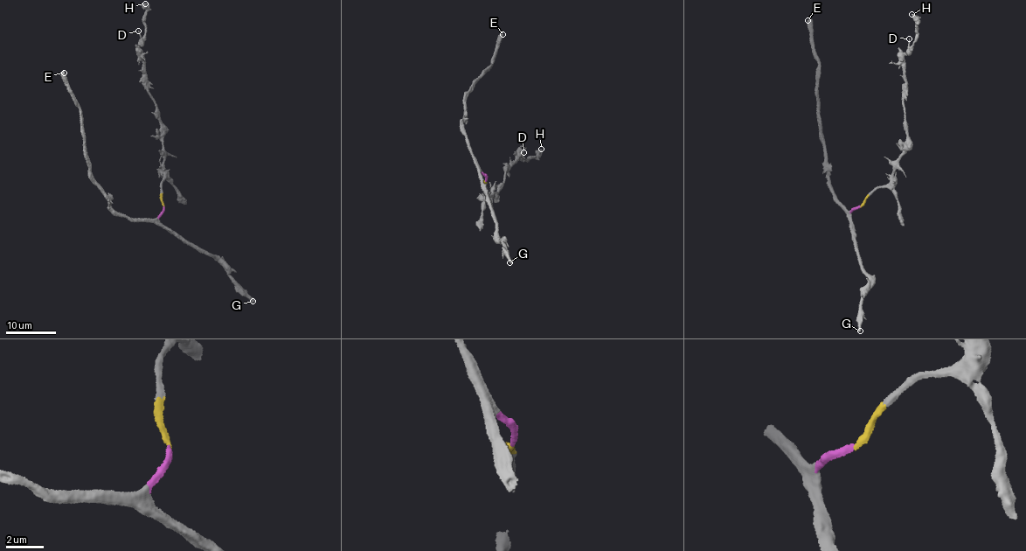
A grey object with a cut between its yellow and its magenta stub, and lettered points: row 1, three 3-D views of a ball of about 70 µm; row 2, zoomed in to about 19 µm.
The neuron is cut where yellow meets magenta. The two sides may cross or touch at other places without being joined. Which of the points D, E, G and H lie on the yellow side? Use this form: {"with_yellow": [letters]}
{"with_yellow": ["D", "H"]}

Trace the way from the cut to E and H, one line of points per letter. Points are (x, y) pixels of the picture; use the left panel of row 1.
E: (164, 206), (155, 219), (134, 221), (110, 207), (110, 197), (90, 172), (81, 111), (63, 73)
H: (164, 206), (160, 112), (149, 94), (144, 57), (139, 47), (145, 3)

